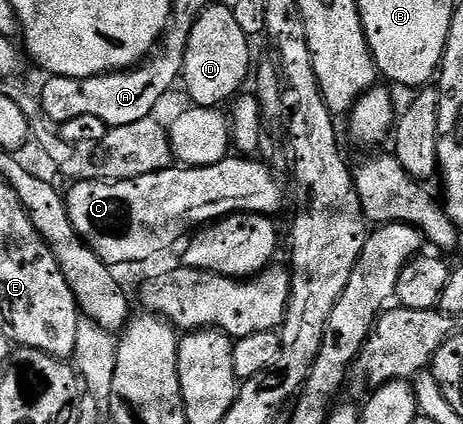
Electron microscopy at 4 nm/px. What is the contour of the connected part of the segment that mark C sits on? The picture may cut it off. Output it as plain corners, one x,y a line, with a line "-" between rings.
230,154
211,166
174,166
155,174
143,174
143,178
79,180
68,187
69,192
67,188
64,198
71,226
75,226
77,233
91,250
95,250
97,257
110,266
141,264
167,251
172,244
180,245
194,230
224,220
226,216
252,214
276,217
276,212
285,204
285,188
277,181
276,174
267,165
260,164
257,158
246,158
241,154

